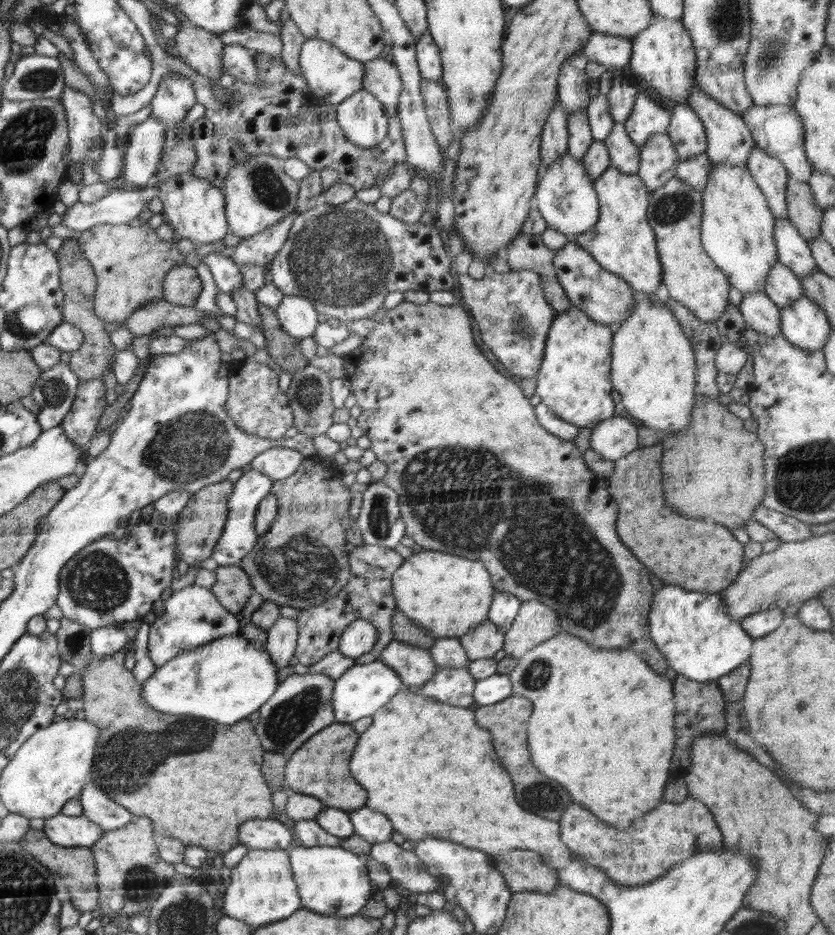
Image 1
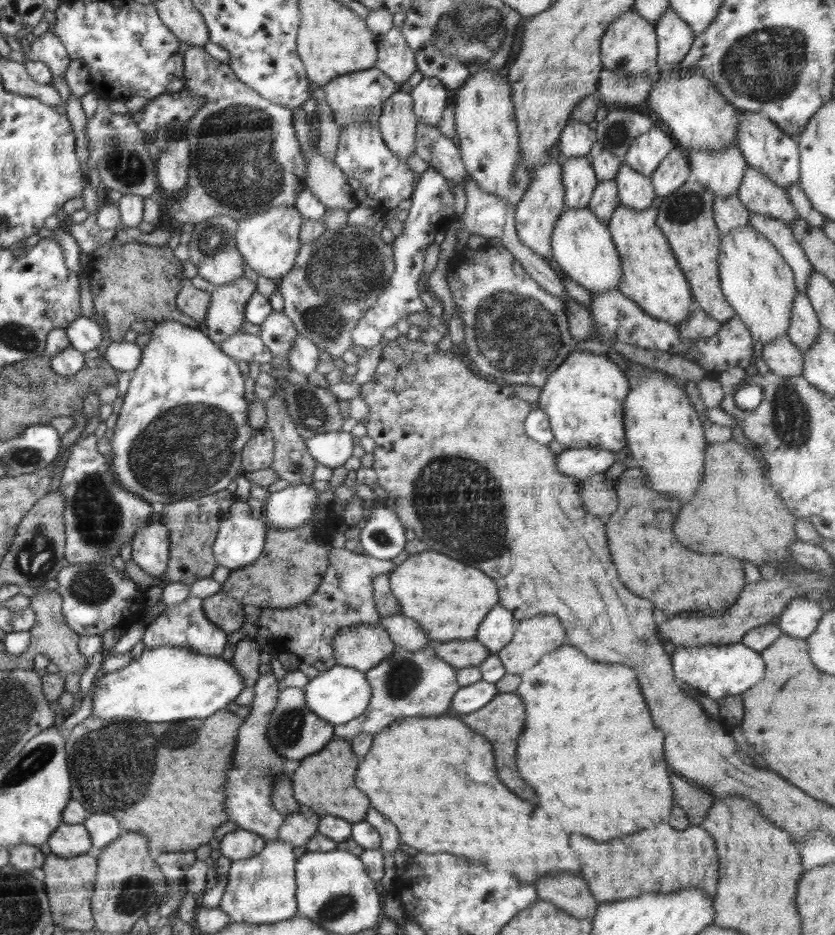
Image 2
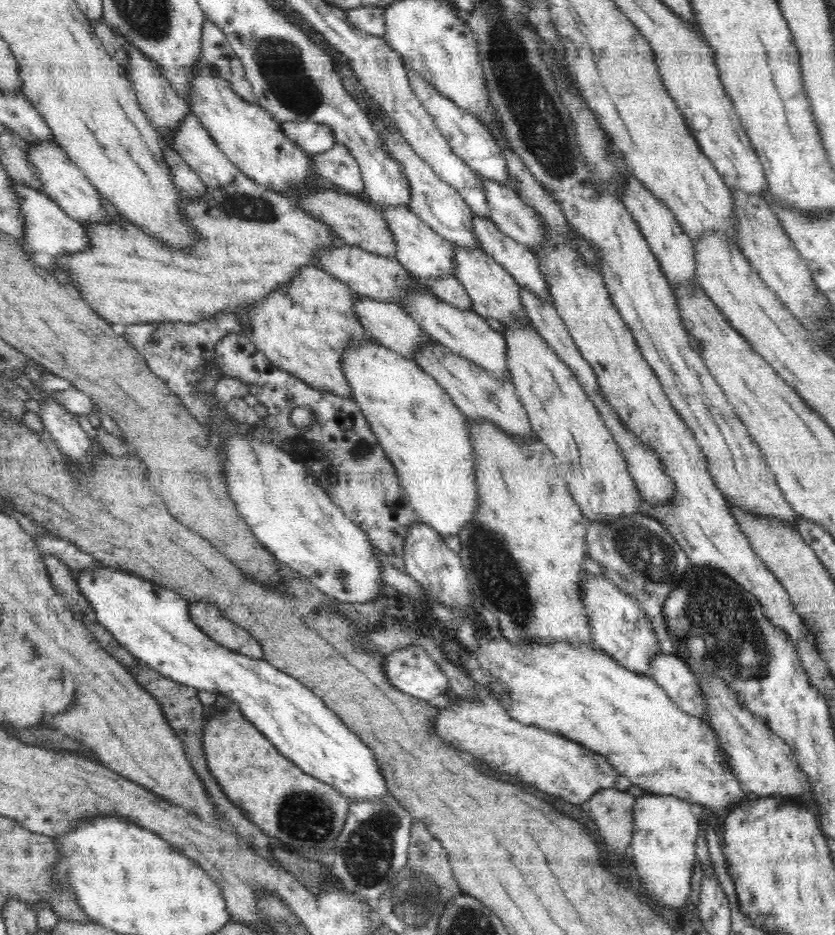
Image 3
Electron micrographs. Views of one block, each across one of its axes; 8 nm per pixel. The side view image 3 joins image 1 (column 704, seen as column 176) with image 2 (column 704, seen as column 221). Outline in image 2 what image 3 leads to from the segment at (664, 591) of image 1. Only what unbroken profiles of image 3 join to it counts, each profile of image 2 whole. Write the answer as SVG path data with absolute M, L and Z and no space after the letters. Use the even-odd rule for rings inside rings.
M741 642L722 646L676 647L671 660L673 673L678 682L686 682L716 702L728 695L742 694L754 687L764 677L766 668L760 653Z

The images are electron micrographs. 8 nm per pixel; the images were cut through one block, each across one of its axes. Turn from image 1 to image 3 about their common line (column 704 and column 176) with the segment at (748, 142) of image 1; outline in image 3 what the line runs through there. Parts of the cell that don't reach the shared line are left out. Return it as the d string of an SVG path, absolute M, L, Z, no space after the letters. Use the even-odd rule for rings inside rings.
M124 39L124 49L128 51L128 74L126 78L132 84L134 94L147 115L148 121L157 130L161 138L172 136L176 128L191 115L189 104L171 87L170 81L161 73L161 68L155 62L144 56L133 44Z

